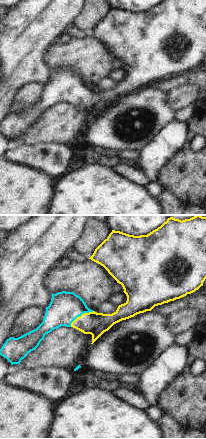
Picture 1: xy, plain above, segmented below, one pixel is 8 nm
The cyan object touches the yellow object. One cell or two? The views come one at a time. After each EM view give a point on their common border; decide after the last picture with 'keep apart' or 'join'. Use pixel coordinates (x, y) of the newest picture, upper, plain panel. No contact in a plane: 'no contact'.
(80, 91)

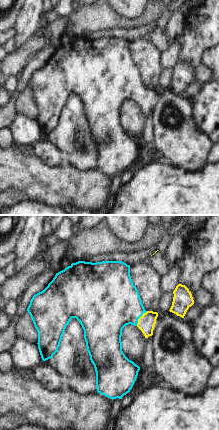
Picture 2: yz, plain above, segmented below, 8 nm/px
(139, 93)

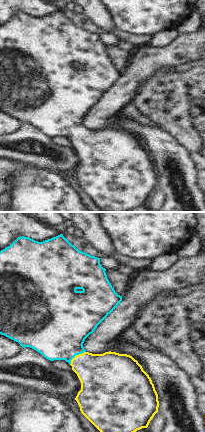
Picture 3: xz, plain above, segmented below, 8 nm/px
(76, 130)

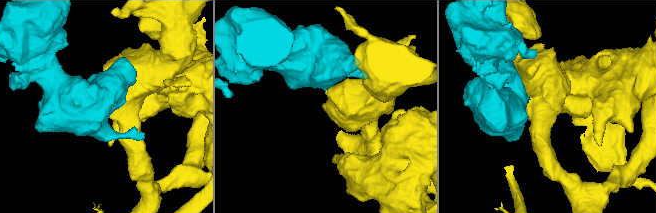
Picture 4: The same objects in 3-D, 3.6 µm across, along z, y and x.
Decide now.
join

